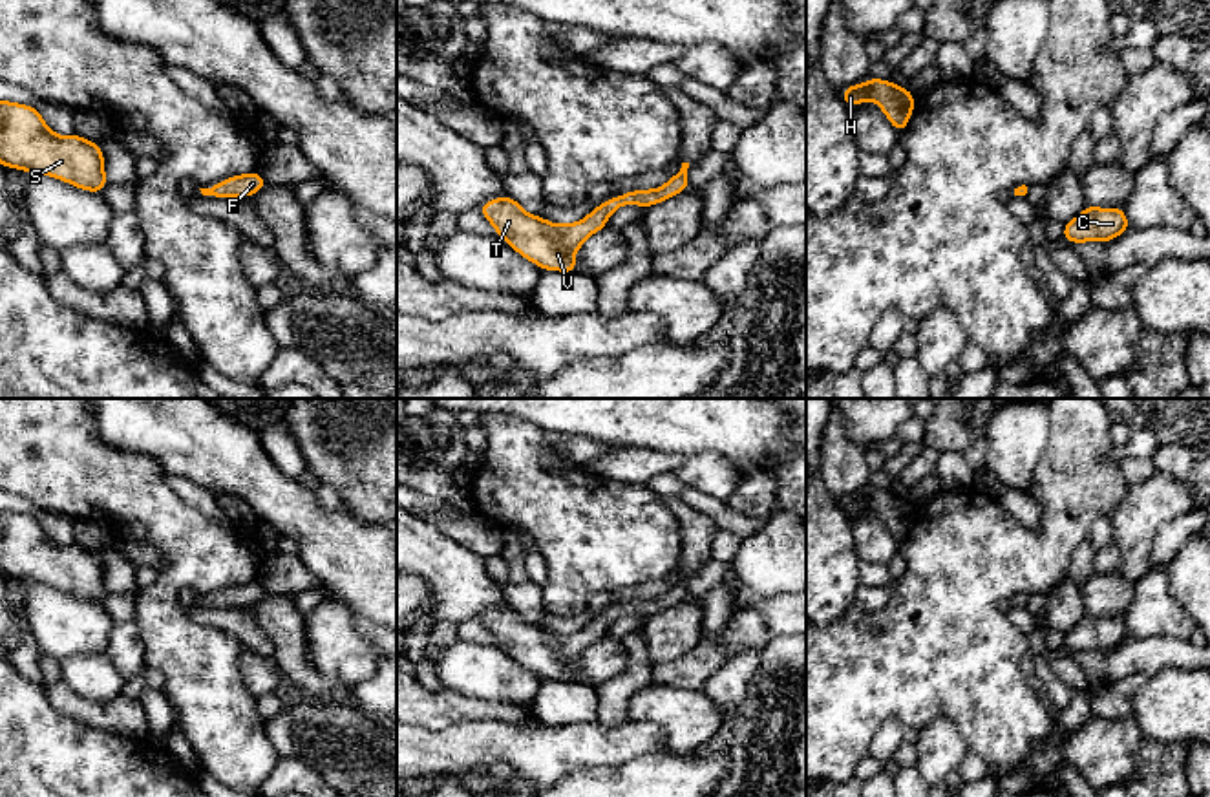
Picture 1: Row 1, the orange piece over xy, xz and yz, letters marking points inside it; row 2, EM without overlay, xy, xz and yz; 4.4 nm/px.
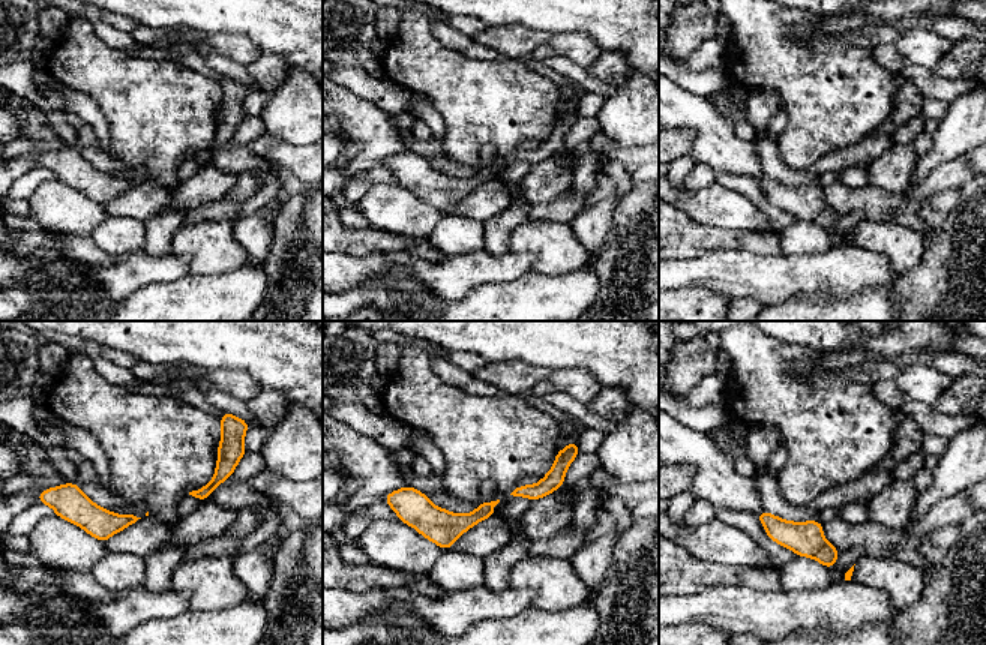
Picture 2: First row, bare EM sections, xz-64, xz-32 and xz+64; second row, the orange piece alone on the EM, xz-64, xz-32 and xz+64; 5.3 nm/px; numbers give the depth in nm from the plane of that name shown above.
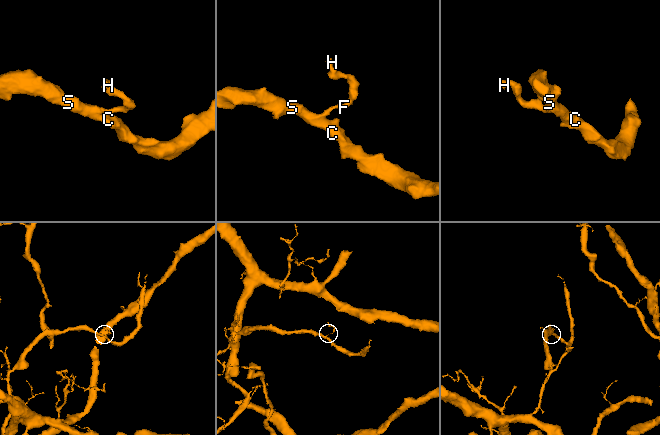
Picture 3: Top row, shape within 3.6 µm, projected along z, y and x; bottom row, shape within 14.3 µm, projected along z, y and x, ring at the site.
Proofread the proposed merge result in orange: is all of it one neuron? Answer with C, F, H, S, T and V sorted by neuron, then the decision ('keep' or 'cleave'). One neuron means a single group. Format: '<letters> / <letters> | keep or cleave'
C F H S T V | keep

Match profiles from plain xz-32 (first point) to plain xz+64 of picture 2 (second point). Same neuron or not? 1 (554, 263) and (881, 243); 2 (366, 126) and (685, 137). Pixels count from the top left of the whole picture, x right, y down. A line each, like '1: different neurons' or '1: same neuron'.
1: same neuron
2: different neurons

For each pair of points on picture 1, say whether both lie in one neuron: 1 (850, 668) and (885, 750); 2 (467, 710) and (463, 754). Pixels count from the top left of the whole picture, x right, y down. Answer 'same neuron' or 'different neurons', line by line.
1: different neurons
2: different neurons

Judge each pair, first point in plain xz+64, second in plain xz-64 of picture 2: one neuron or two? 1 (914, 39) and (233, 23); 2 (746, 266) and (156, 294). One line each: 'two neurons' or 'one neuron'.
1: two neurons
2: two neurons

